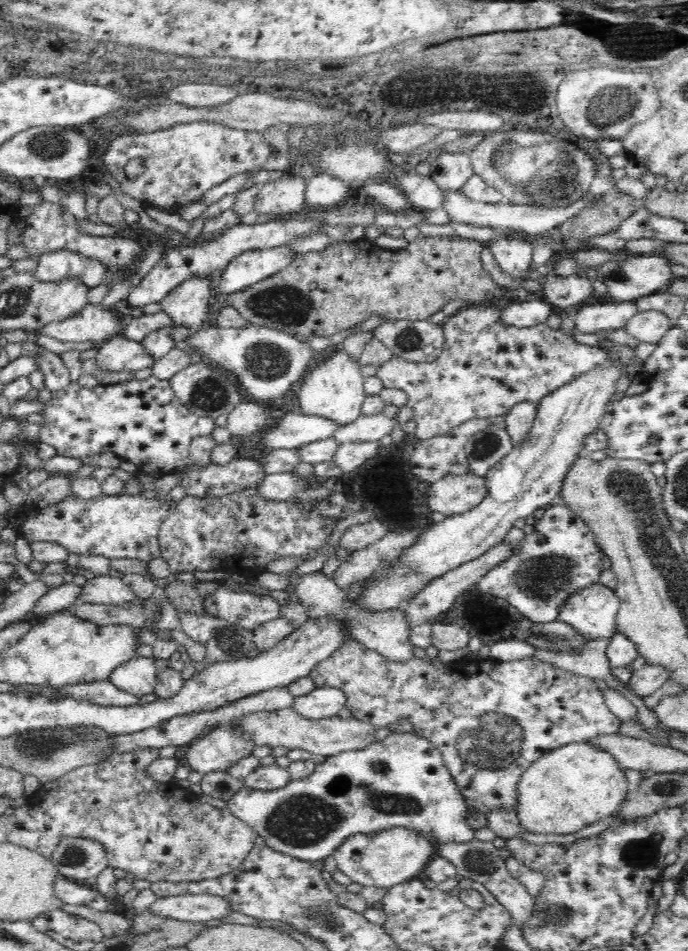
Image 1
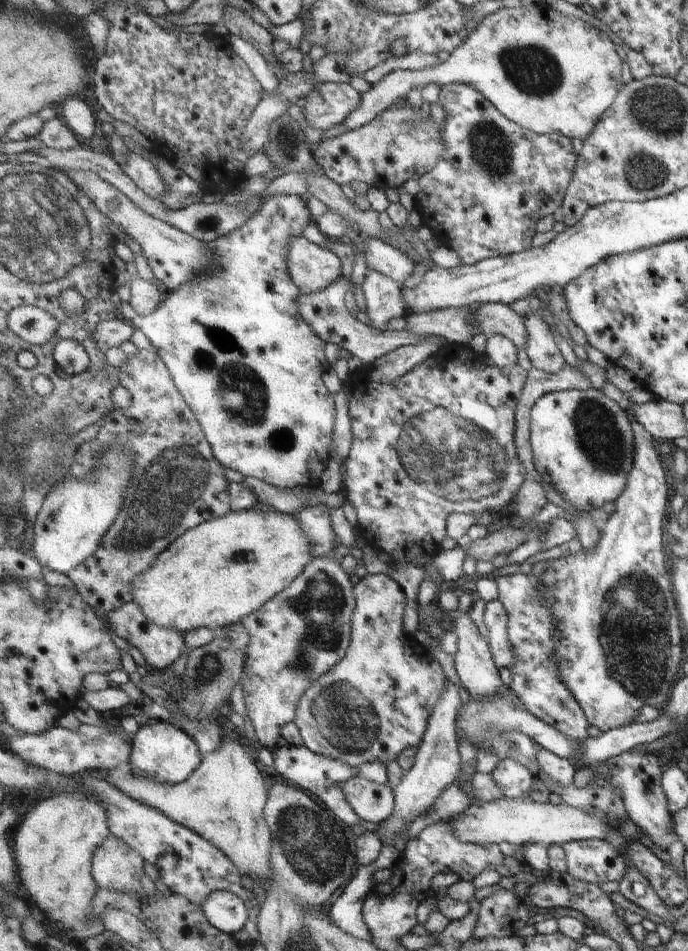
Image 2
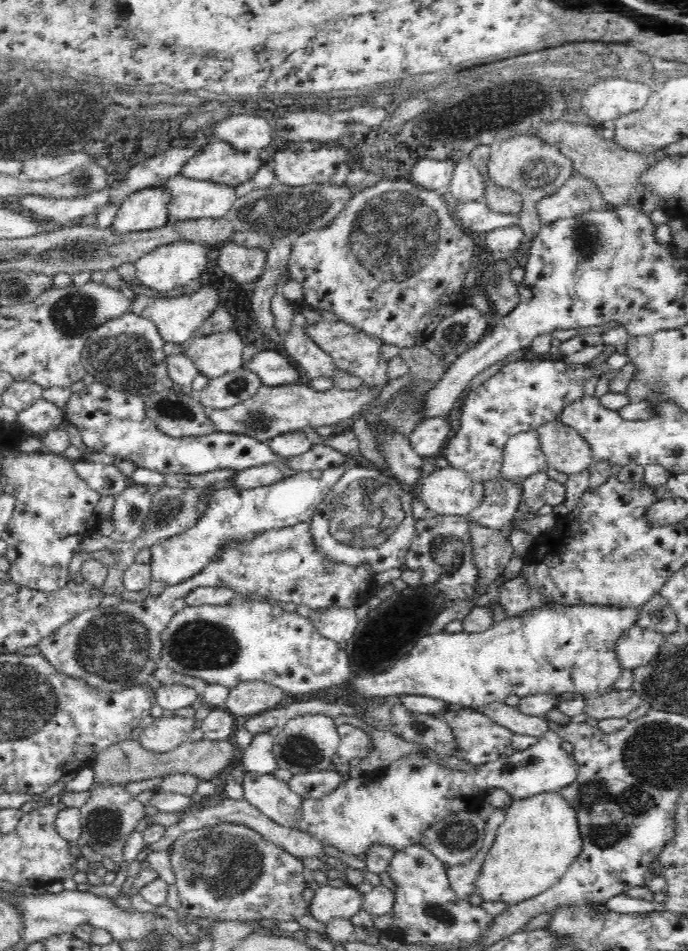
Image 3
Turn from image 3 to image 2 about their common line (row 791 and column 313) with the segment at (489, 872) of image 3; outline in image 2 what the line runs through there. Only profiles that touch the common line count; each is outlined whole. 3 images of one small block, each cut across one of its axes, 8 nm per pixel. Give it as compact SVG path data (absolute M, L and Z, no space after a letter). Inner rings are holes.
M255 509L243 511L242 513L232 512L223 517L217 517L213 521L206 521L200 526L189 530L183 536L178 537L166 552L157 556L152 566L140 574L138 579L132 585L132 598L135 603L140 604L141 611L159 627L175 627L181 633L187 633L197 628L214 629L217 627L225 628L227 626L242 622L253 612L260 610L271 598L285 591L292 586L292 583L305 571L305 568L315 558L315 551L312 550L312 543L309 541L308 535L305 535L304 528L297 523L293 514L281 513L277 510L257 511Z

